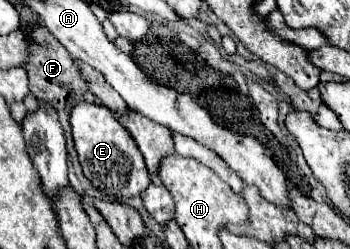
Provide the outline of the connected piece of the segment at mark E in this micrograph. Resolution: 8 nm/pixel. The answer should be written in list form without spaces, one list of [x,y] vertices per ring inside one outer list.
[[[81,101],[71,109],[69,121],[83,173],[99,191],[111,197],[135,197],[149,187],[151,179],[143,155],[139,155],[131,135],[127,135],[125,127],[117,123],[117,117],[107,107]]]

